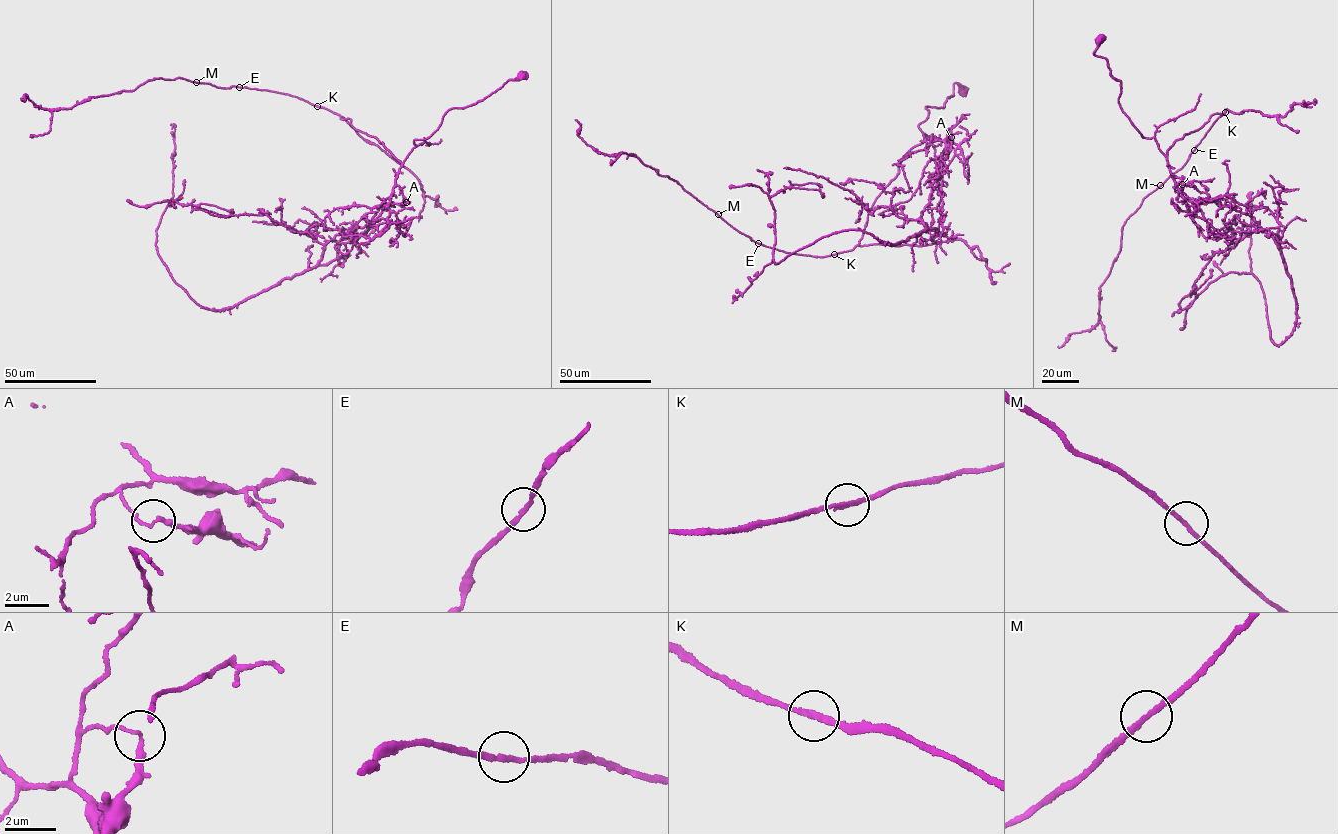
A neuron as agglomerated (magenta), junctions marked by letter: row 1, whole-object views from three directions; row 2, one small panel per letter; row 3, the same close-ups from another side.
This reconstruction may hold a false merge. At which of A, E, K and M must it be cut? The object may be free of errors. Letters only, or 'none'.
A

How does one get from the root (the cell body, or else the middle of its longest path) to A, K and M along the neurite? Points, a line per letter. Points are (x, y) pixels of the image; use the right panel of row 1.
A: (1100, 40), (1093, 53), (1120, 81), (1121, 109), (1142, 136), (1155, 138), (1182, 184)
K: (1100, 40), (1093, 53), (1120, 81), (1121, 109), (1165, 156), (1173, 142), (1225, 113)
M: (1100, 40), (1093, 53), (1120, 81), (1121, 109), (1165, 156), (1173, 142), (1227, 109), (1160, 185)

